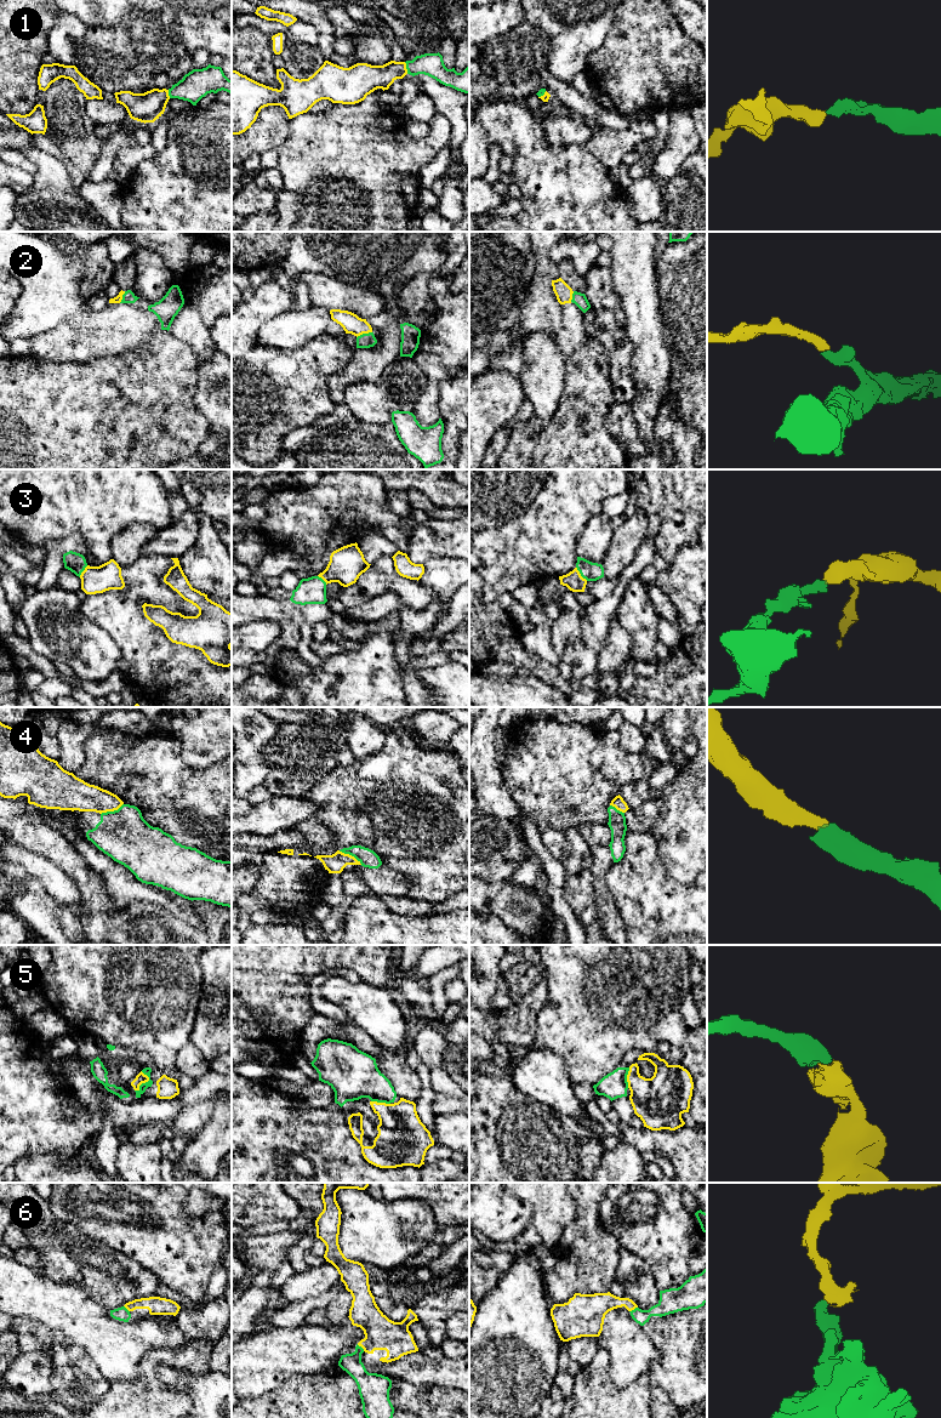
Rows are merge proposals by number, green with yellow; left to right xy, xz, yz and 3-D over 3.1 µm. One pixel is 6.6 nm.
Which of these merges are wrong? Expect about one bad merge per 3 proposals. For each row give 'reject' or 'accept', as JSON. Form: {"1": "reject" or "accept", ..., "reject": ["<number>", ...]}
{"1": "accept", "2": "accept", "3": "accept", "4": "accept", "5": "accept", "6": "accept", "reject": []}

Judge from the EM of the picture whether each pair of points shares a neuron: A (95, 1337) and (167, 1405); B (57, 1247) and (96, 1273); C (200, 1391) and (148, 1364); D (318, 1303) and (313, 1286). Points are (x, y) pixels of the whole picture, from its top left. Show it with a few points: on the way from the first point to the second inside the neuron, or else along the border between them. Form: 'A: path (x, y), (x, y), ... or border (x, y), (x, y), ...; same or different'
A: border (149, 1351), (140, 1362), (143, 1377), (114, 1382); different
B: path (67, 1253), (86, 1263); same
C: border (155, 1367), (167, 1365), (184, 1371); different
D: border (340, 1281), (319, 1296), (289, 1302); different

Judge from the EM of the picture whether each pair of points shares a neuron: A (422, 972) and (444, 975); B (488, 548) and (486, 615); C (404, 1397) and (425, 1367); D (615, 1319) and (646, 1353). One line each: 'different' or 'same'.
A: different
B: different
C: different
D: same

